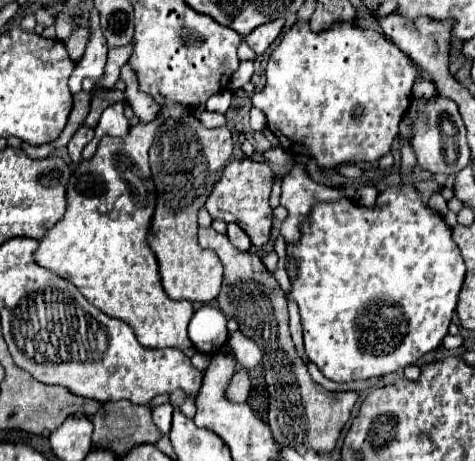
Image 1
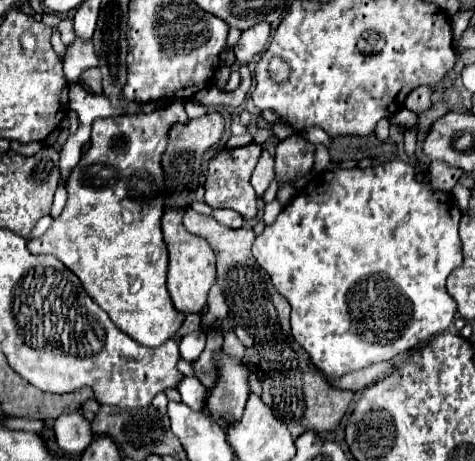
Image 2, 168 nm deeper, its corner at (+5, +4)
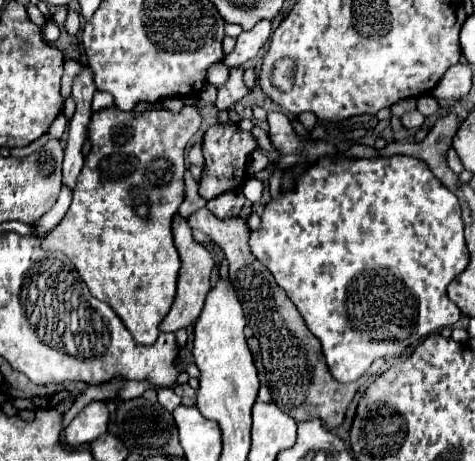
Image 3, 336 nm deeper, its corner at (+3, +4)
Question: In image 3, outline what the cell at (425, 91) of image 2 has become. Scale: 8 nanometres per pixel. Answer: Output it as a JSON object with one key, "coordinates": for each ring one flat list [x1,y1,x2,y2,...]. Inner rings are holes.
{"coordinates":[[423,96,423,98,419,98,419,102,417,102,417,110,419,110,423,116,433,116,433,114,437,114,439,104,437,104,437,100,435,100,433,96]]}

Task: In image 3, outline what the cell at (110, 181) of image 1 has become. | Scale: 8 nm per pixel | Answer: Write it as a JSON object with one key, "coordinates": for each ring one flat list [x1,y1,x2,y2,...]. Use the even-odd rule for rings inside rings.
{"coordinates":[[185,106,183,112,179,114,171,114,167,110,153,110,153,112,145,112,145,114,139,114,139,116,133,116,131,112,121,112,121,110,101,110,101,112,93,112,93,118,91,118,91,132,89,132,89,140,91,140,91,152,89,156,85,158,85,166,77,178,77,184,75,184,75,190,73,190,73,202,65,214,65,218,49,232,41,238,41,248,43,250,61,250,77,268,79,276,83,278,83,282,87,284,89,292,99,298,101,302,107,302,115,314,123,320,123,324,127,326,127,330,131,332,131,336,135,338,135,342,139,344,153,344,159,336,159,324,161,320,167,316,171,304,173,304,173,298,175,298,175,284,177,284,177,272,181,268,181,262,179,262,179,254,173,246,173,234,171,234,171,220,173,220,173,214,179,210,181,202,183,202,183,172,185,172,185,148,187,144,193,140,195,132,199,130,199,124,201,124,201,116,197,106]]}

